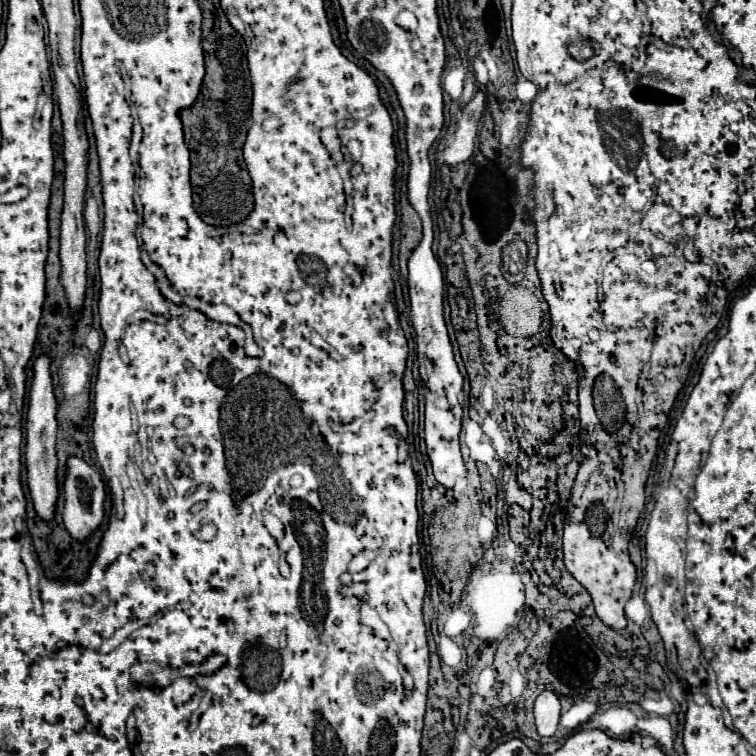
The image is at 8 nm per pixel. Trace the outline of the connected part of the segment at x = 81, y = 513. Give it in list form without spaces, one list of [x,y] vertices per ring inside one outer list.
[[[68,458],[68,470],[66,470],[66,482],[64,482],[64,526],[68,534],[78,542],[88,542],[90,536],[98,530],[98,526],[104,520],[104,500],[106,500],[106,488],[100,478],[100,472],[94,466],[88,466],[82,458]]]

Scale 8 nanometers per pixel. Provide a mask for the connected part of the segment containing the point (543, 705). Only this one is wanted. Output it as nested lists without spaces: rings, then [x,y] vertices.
[[[544,690],[534,702],[534,718],[540,736],[554,736],[560,718],[560,700],[552,690]]]

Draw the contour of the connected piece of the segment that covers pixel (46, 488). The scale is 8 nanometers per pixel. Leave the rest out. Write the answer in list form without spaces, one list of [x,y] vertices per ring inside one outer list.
[[[46,356],[36,358],[34,362],[34,380],[30,386],[28,414],[26,414],[26,470],[28,470],[28,488],[32,494],[32,502],[36,514],[44,522],[54,520],[56,500],[58,500],[58,480],[56,480],[56,398],[52,392],[52,376],[50,376],[50,360]]]

